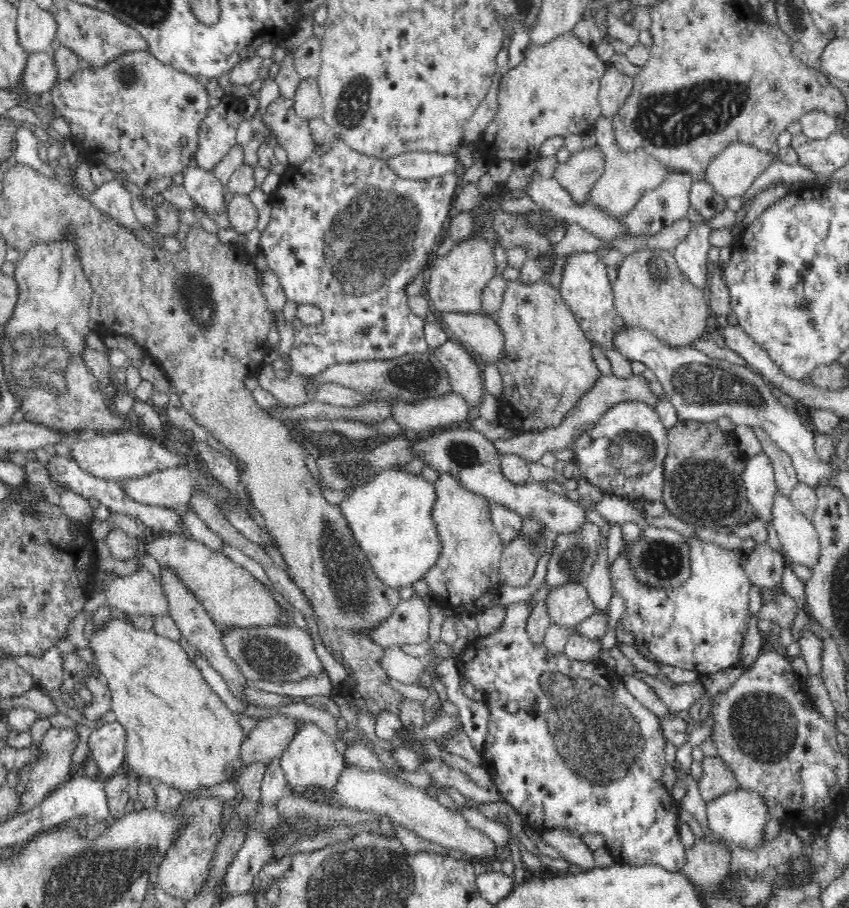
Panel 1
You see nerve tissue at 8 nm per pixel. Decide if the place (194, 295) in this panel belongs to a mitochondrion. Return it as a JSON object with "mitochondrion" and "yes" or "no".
{"mitochondrion":"yes"}

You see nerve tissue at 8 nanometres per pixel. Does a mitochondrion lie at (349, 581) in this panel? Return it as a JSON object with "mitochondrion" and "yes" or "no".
{"mitochondrion":"yes"}

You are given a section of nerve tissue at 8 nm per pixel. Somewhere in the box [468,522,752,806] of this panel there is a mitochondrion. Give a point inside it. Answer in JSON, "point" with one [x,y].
{"point":[599,738]}

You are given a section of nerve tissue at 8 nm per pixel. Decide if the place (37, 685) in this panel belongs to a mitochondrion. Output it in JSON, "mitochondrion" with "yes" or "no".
{"mitochondrion":"no"}

